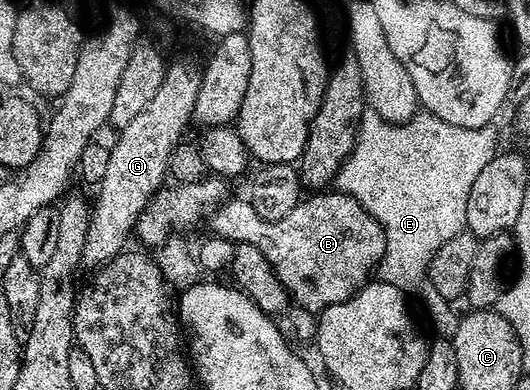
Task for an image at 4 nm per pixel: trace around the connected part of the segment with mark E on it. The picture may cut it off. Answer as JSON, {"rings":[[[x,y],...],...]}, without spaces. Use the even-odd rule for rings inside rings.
{"rings":[[[368,110],[360,119],[352,153],[344,159],[334,181],[335,191],[354,197],[382,226],[386,246],[384,257],[378,265],[379,279],[398,286],[405,293],[413,292],[420,296],[433,326],[444,338],[451,337],[458,323],[458,316],[457,313],[452,313],[453,305],[442,298],[442,294],[438,294],[438,290],[434,290],[434,286],[428,281],[428,267],[442,242],[450,242],[454,234],[465,231],[466,198],[470,198],[470,186],[474,186],[486,162],[490,162],[498,154],[494,129],[492,124],[481,128],[454,126],[450,122],[442,122],[442,118],[427,110],[417,111],[415,116],[403,122],[386,120],[378,113]]]}

